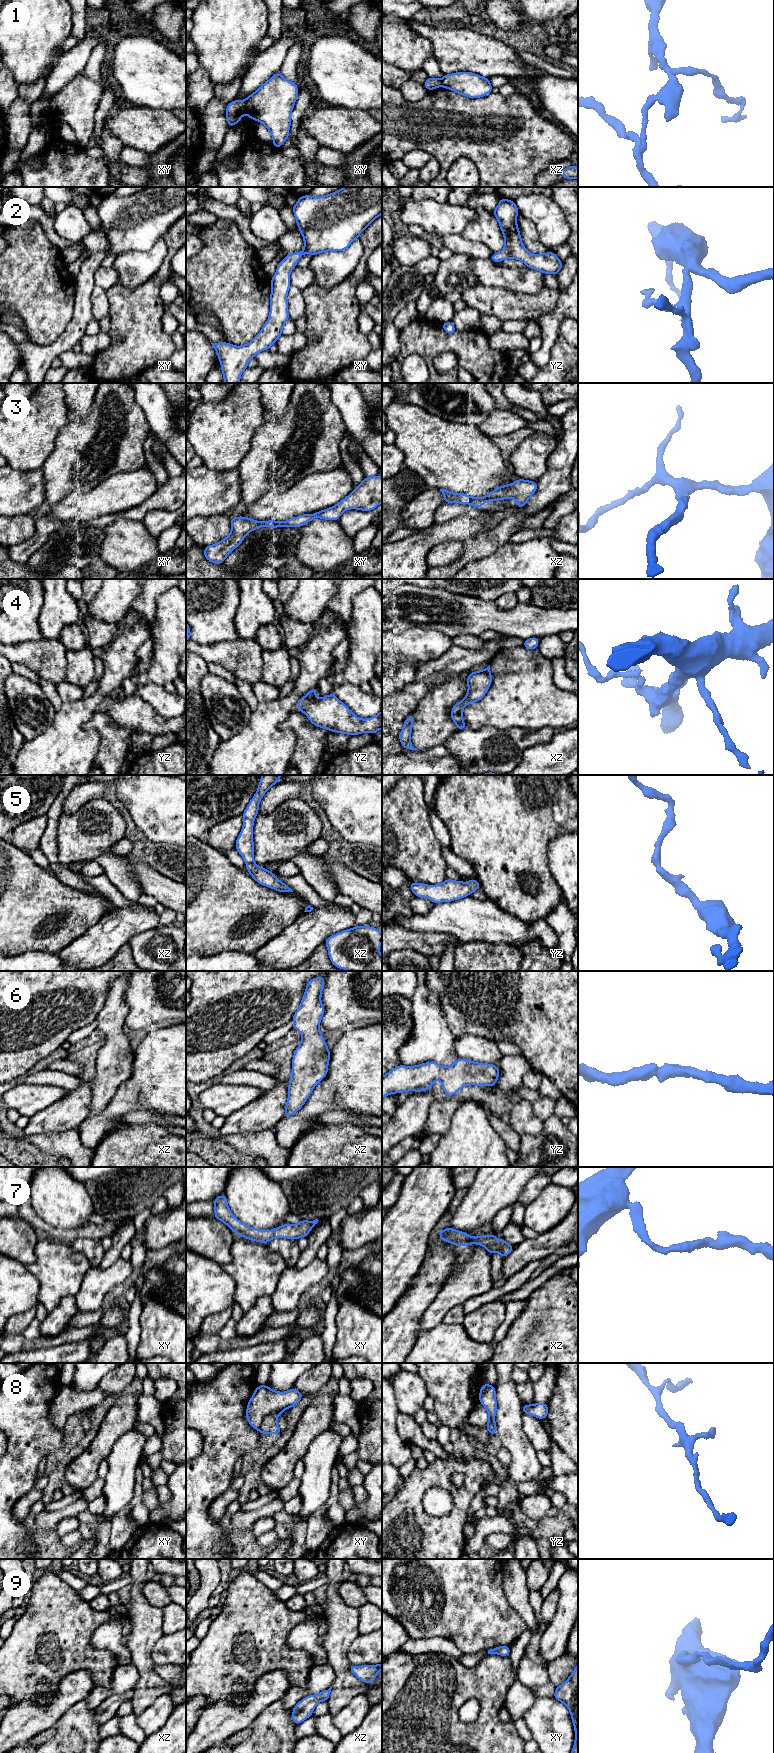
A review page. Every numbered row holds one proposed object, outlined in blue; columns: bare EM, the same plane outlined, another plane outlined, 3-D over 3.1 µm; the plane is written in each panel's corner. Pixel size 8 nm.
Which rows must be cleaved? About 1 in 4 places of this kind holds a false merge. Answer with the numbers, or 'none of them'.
1

